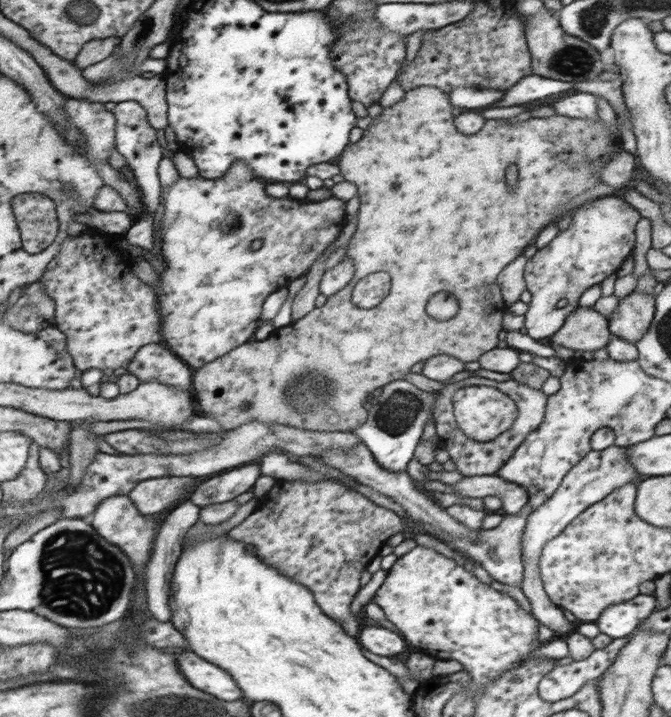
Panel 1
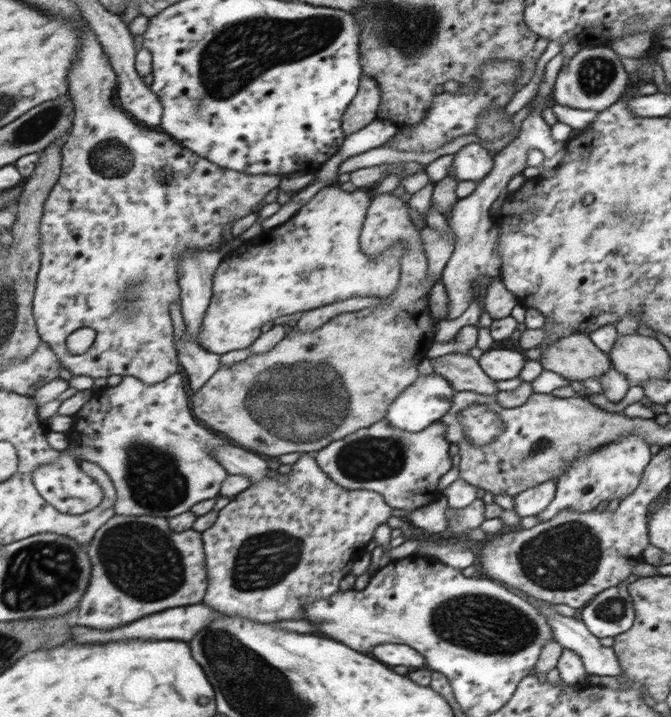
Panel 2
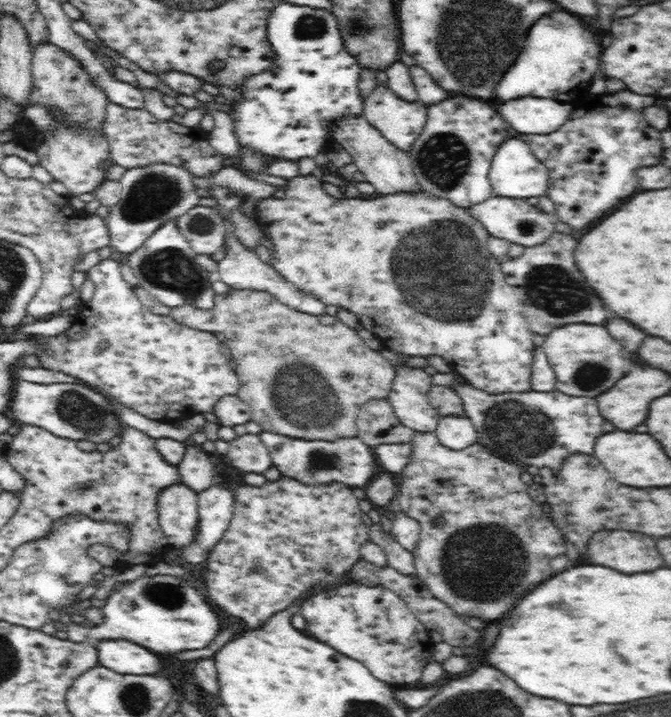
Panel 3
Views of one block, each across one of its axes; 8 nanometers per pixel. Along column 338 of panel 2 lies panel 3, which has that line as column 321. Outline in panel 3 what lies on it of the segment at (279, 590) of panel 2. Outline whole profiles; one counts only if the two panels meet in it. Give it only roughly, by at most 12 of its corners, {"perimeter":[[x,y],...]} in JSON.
{"perimeter":[[230,478],[206,596],[248,626],[368,541],[343,483]]}

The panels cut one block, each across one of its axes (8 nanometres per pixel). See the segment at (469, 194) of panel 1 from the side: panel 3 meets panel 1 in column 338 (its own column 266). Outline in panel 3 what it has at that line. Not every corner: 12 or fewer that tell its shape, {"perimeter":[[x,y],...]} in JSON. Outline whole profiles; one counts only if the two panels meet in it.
{"perimeter":[[268,292],[169,316],[222,336],[266,432],[357,436],[396,376],[326,312]]}

